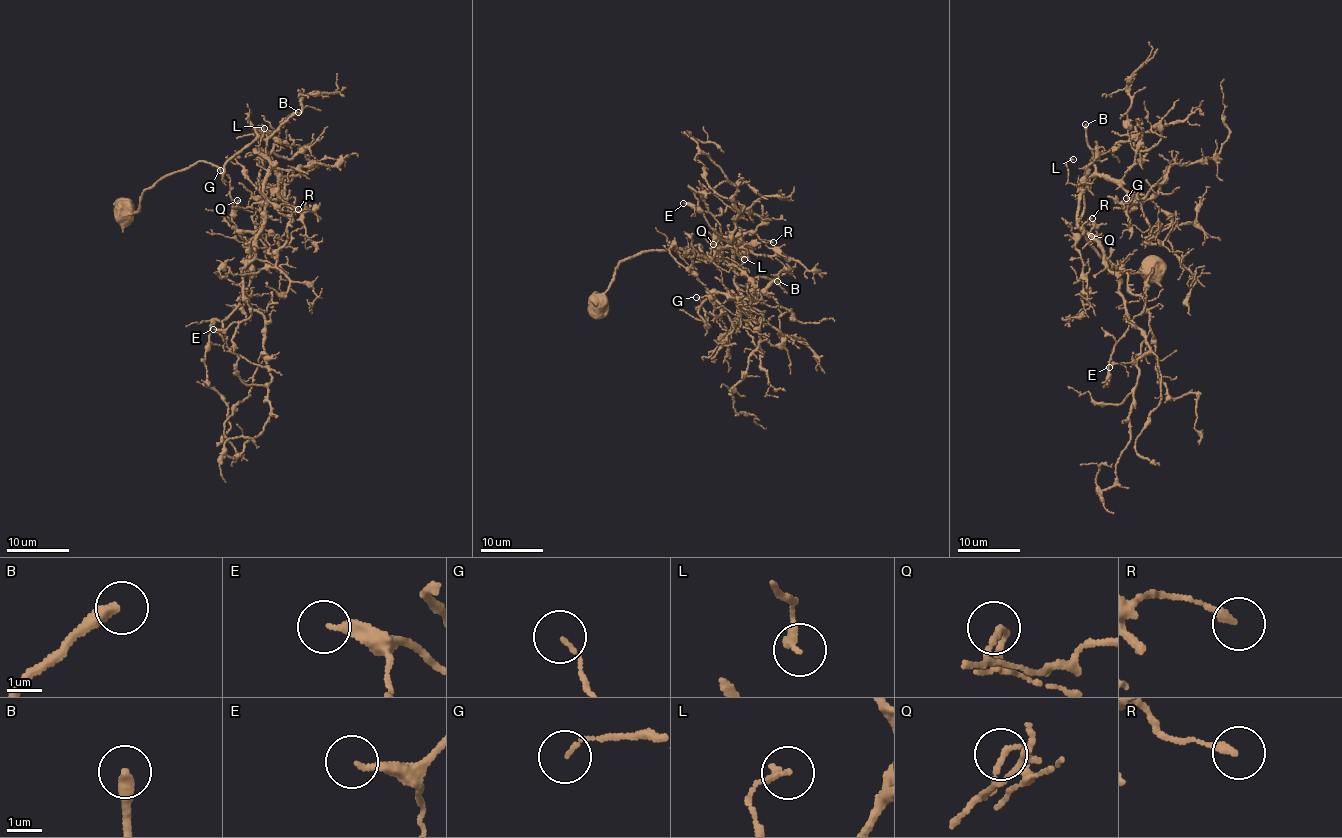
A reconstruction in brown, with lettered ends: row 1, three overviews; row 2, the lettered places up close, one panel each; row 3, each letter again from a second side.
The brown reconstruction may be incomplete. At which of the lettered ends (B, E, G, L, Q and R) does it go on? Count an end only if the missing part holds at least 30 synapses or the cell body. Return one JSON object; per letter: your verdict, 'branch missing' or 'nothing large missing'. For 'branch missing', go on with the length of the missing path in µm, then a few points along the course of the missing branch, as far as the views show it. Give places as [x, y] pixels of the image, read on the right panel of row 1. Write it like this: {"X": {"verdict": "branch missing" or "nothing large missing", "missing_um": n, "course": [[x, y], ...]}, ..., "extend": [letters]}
{"B": {"verdict": "branch missing", "missing_um": 25, "course": [[1085, 124], [1088, 108], [1100, 101], [1111, 88], [1115, 64], [1104, 49], [1093, 45], [1092, 38], [1083, 36]]}, "E": {"verdict": "nothing large missing"}, "G": {"verdict": "nothing large missing"}, "L": {"verdict": "nothing large missing"}, "Q": {"verdict": "nothing large missing"}, "R": {"verdict": "nothing large missing"}, "extend": ["B"]}

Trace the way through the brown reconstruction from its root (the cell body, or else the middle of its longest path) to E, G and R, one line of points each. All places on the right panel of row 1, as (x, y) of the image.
E: (1101, 248), (1106, 265), (1118, 279), (1125, 319), (1129, 322), (1128, 329), (1113, 349), (1109, 367)
G: (1101, 248), (1077, 223), (1079, 185), (1095, 175), (1139, 201), (1148, 242), (1169, 225), (1149, 199), (1126, 198)
R: (1101, 248), (1082, 228), (1087, 219), (1092, 218)

